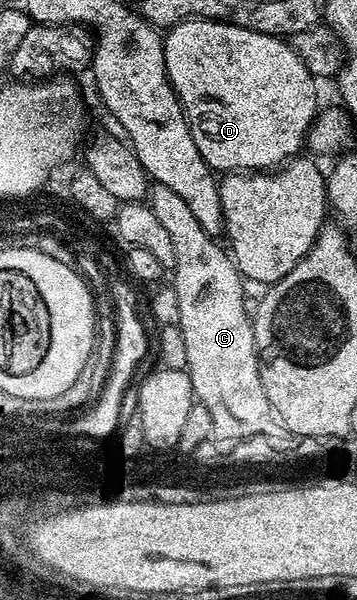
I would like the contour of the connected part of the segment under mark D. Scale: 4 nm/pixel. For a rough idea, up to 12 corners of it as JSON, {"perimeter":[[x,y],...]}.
{"perimeter":[[219,21],[165,34],[211,169],[303,152],[316,78],[289,40]]}

